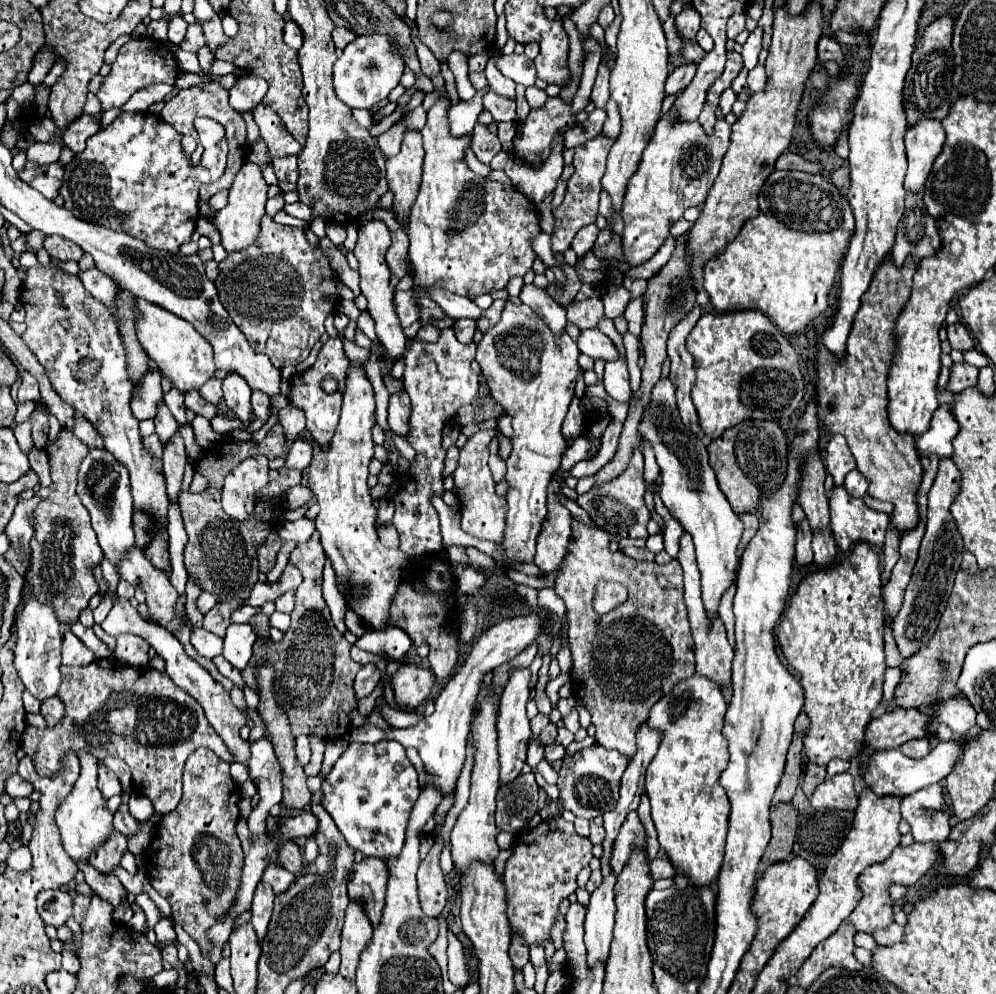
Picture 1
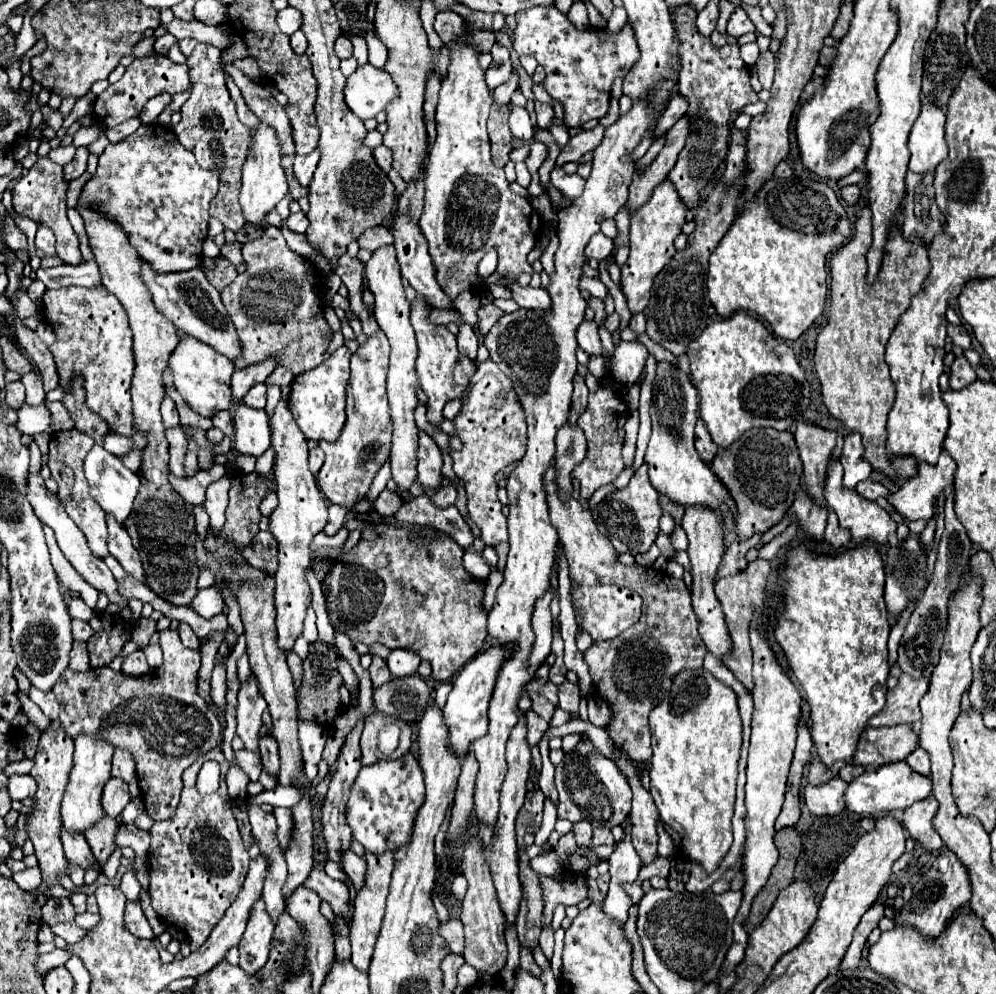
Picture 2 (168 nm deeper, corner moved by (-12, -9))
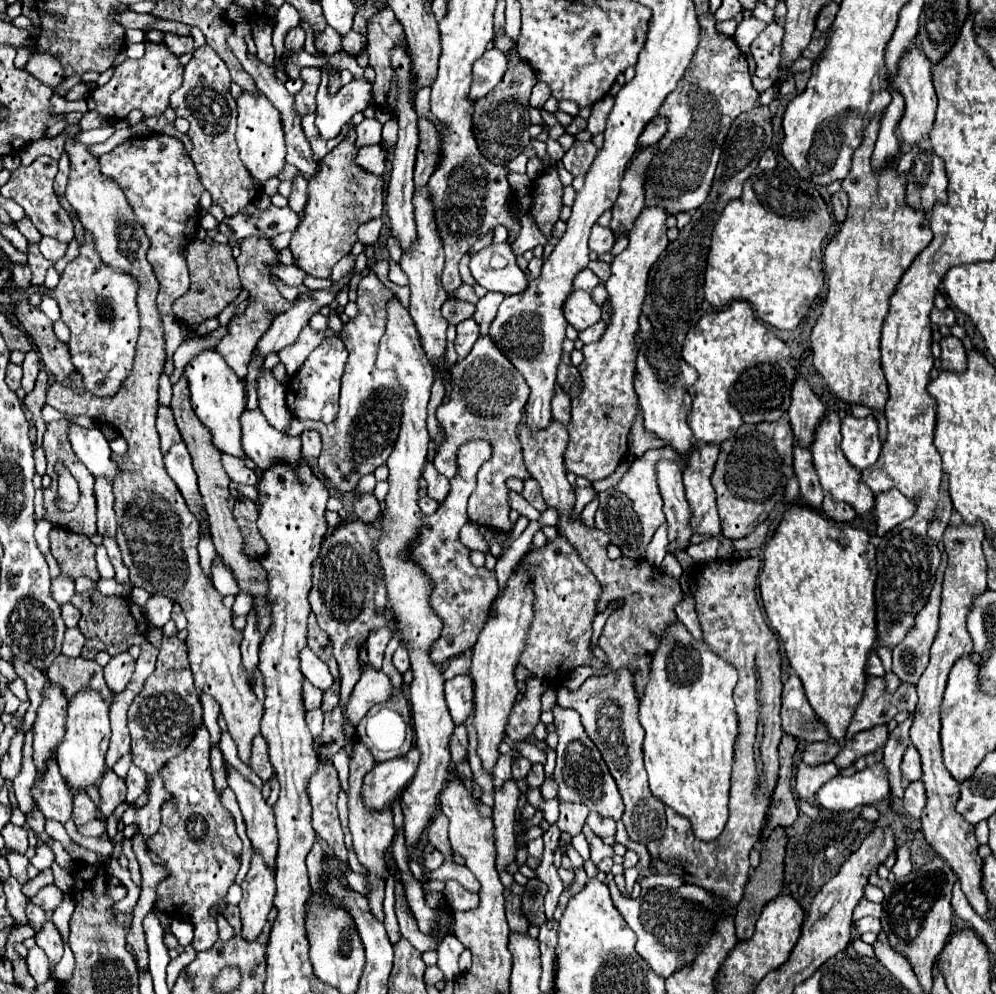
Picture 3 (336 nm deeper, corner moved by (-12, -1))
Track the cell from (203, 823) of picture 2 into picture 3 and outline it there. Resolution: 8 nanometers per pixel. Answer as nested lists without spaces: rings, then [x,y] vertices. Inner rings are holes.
[[[204,724],[196,730],[192,744],[188,744],[180,756],[174,756],[168,764],[164,764],[160,776],[164,780],[164,788],[174,794],[174,800],[168,800],[162,806],[162,826],[158,834],[148,840],[150,852],[160,856],[170,870],[170,878],[158,884],[156,908],[170,918],[188,918],[194,924],[194,950],[208,950],[218,940],[216,916],[208,910],[212,904],[218,904],[220,912],[226,908],[224,896],[238,874],[242,842],[236,836],[232,814],[220,804],[214,790],[210,770],[210,736]]]

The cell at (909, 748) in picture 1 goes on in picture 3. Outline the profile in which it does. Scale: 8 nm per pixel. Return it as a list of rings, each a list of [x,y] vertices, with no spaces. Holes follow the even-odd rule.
[[[910,744],[908,750],[904,752],[904,758],[902,758],[902,778],[906,782],[914,782],[914,780],[920,780],[922,776],[922,764],[920,764],[920,754],[916,752],[916,748]]]

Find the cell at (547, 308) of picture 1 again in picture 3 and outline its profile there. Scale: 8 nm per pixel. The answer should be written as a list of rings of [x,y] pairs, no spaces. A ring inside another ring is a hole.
[[[508,242],[492,244],[470,256],[468,264],[474,280],[490,292],[502,292],[504,296],[524,292],[528,280],[516,264],[516,256]]]

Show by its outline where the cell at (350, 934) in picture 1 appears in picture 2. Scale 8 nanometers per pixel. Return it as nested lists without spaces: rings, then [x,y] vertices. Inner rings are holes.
[[[366,852],[366,864],[368,864],[368,878],[364,888],[356,894],[354,900],[354,914],[352,914],[352,922],[350,922],[350,942],[352,942],[352,964],[360,970],[366,972],[370,958],[372,958],[372,950],[374,950],[374,942],[380,934],[380,926],[384,920],[384,910],[386,910],[386,896],[390,890],[390,874],[394,868],[394,854],[392,852],[384,852],[384,854],[370,854]]]

